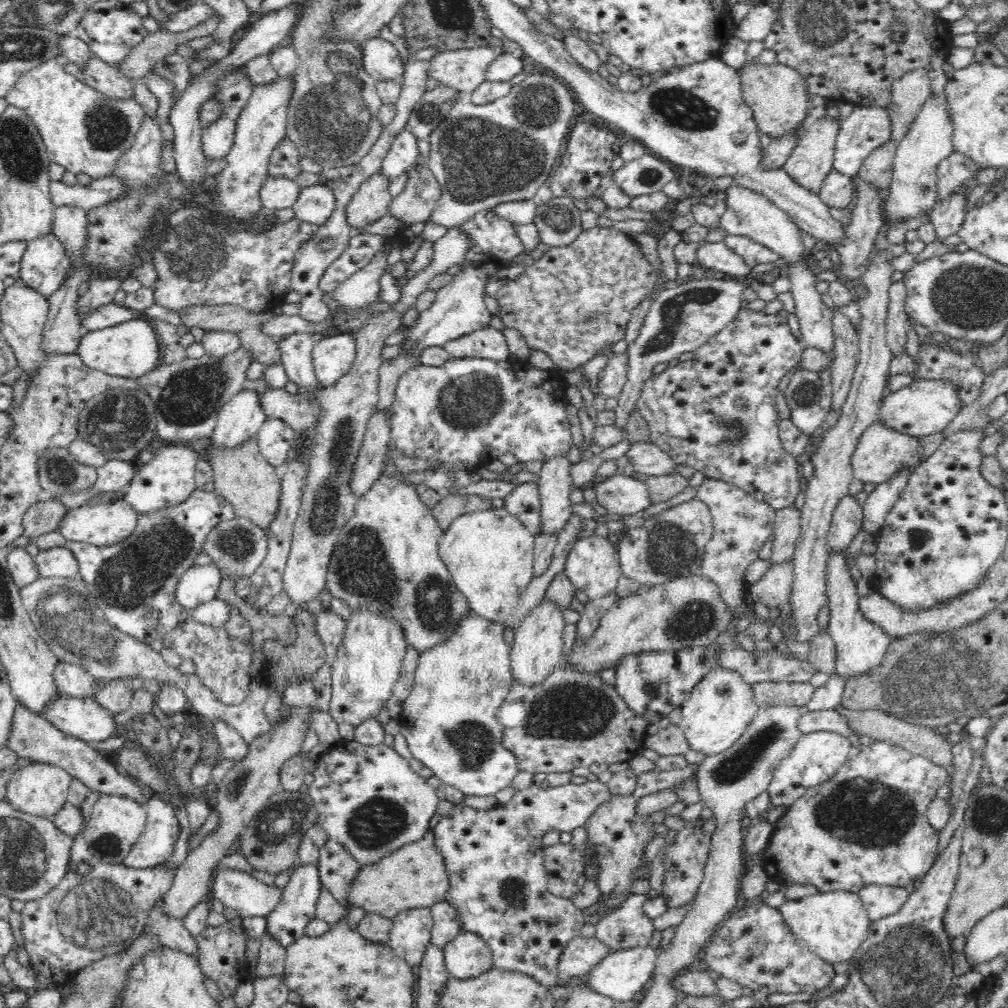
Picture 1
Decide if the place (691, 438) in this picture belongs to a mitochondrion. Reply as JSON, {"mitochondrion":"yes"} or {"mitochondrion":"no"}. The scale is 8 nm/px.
{"mitochondrion":"no"}

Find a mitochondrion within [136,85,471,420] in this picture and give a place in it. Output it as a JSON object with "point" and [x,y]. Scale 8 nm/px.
{"point":[197,251]}

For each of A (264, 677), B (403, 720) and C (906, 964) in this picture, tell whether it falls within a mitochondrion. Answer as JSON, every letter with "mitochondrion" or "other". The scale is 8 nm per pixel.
{"A":"other","B":"other","C":"mitochondrion"}

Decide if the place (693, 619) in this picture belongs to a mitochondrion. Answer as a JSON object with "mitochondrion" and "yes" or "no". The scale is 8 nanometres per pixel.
{"mitochondrion":"yes"}

